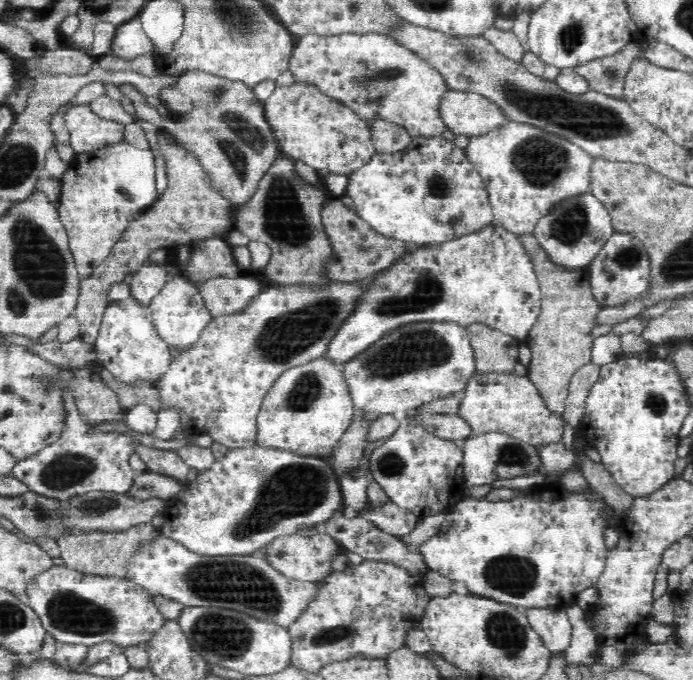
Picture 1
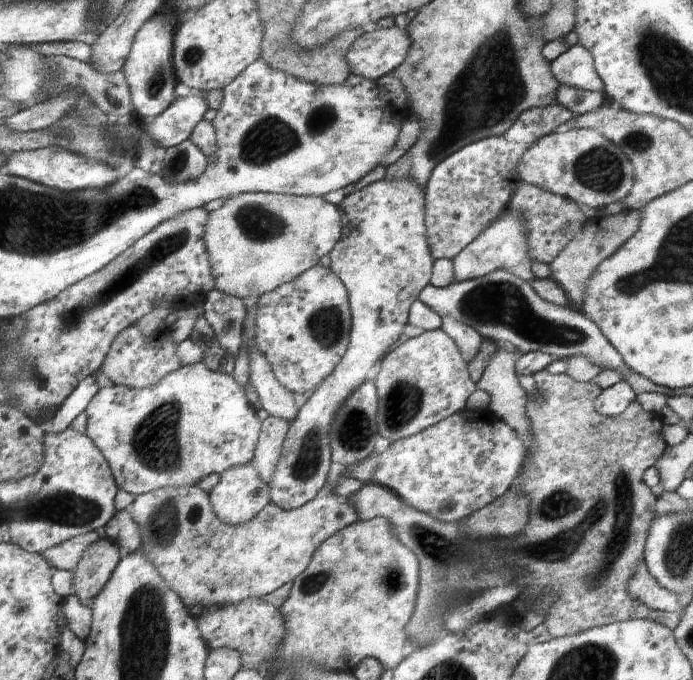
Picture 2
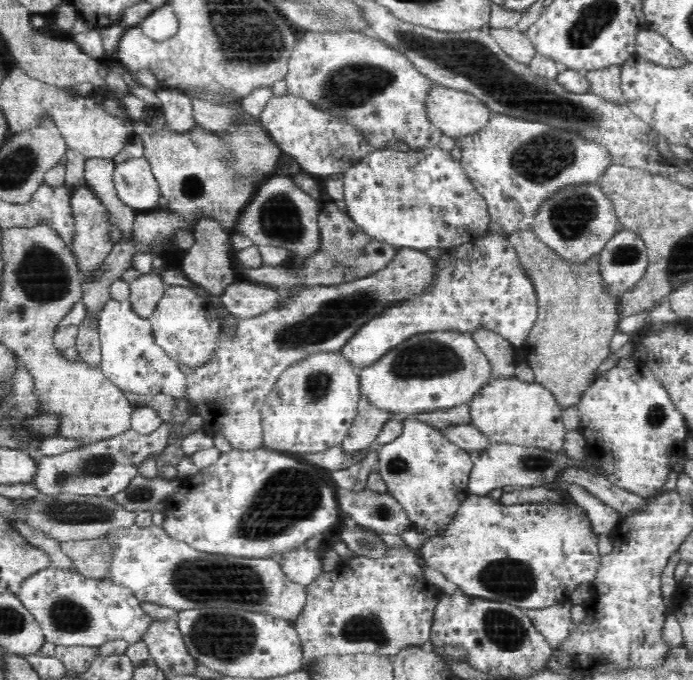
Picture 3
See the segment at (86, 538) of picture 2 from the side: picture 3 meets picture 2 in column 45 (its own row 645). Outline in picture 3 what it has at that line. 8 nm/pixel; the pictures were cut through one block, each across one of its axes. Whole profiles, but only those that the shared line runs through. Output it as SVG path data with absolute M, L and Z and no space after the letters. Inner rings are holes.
M572 601L559 602L554 606L538 610L525 609L526 614L532 619L533 625L556 648L569 633L572 623Z

